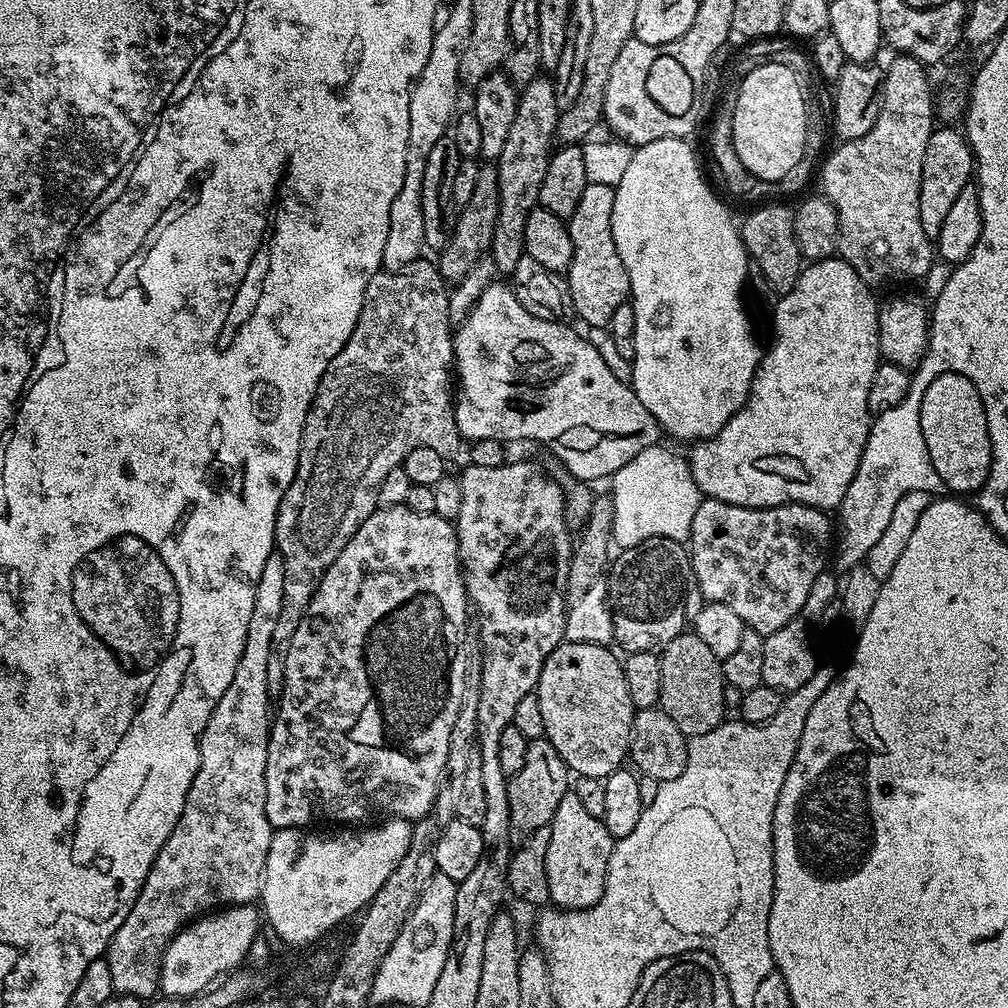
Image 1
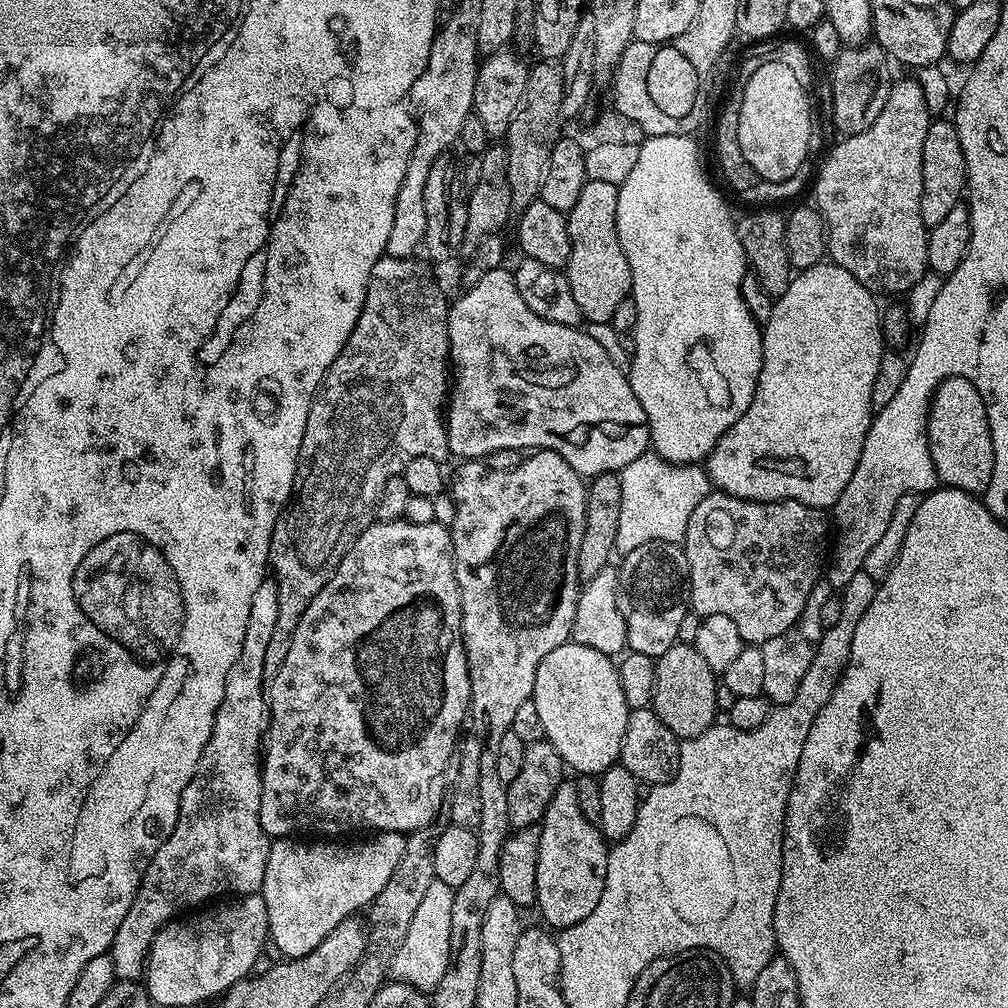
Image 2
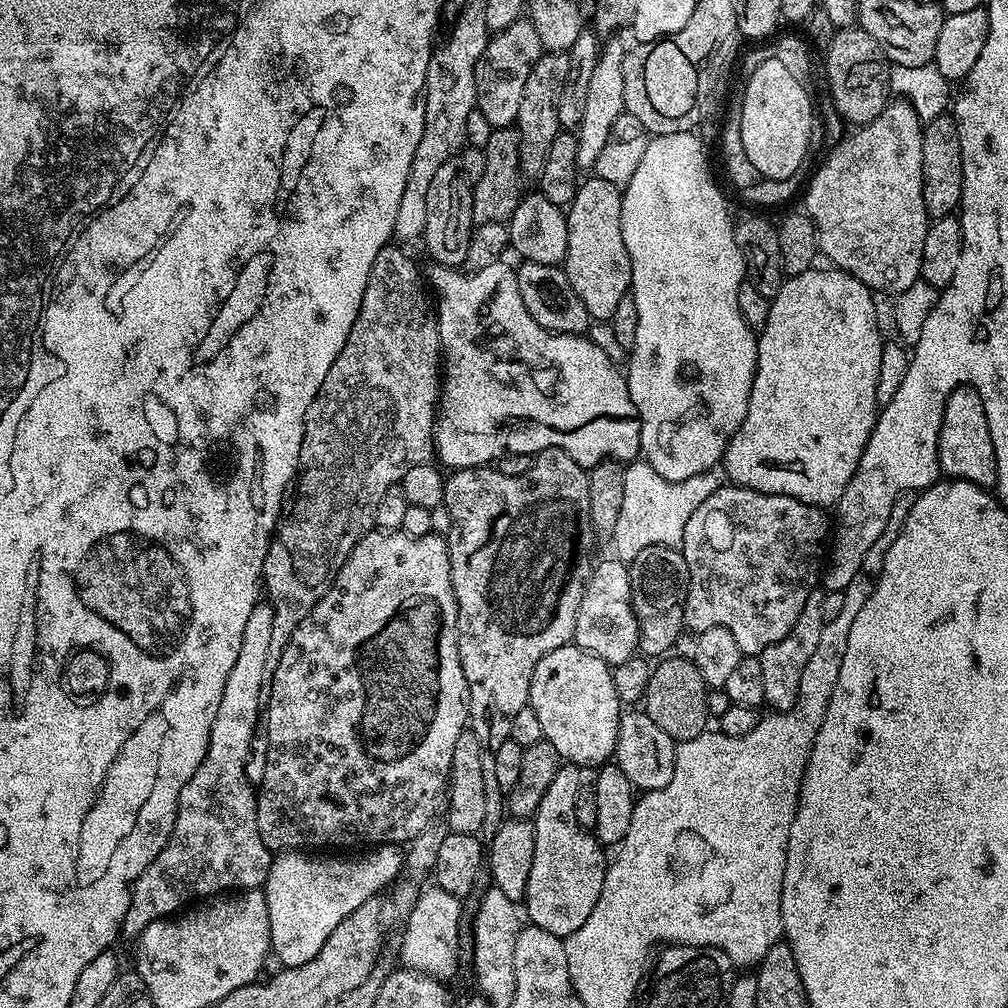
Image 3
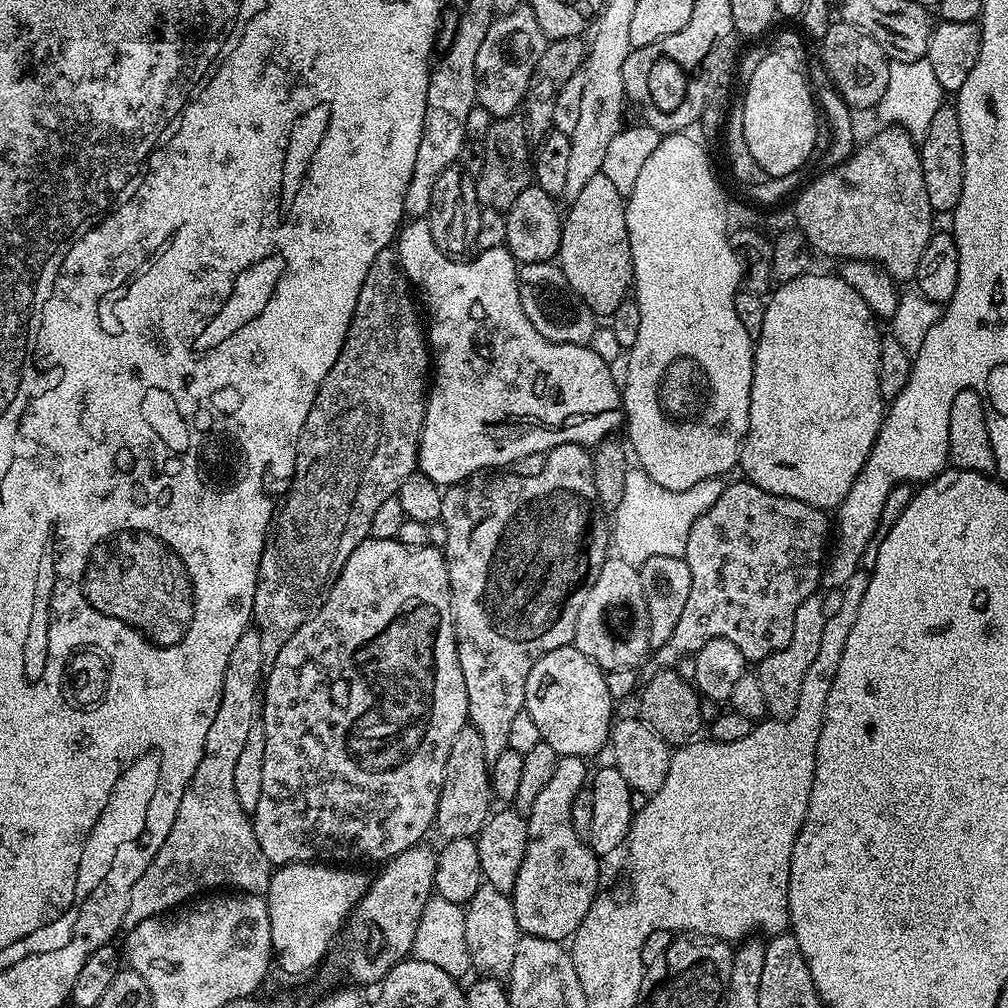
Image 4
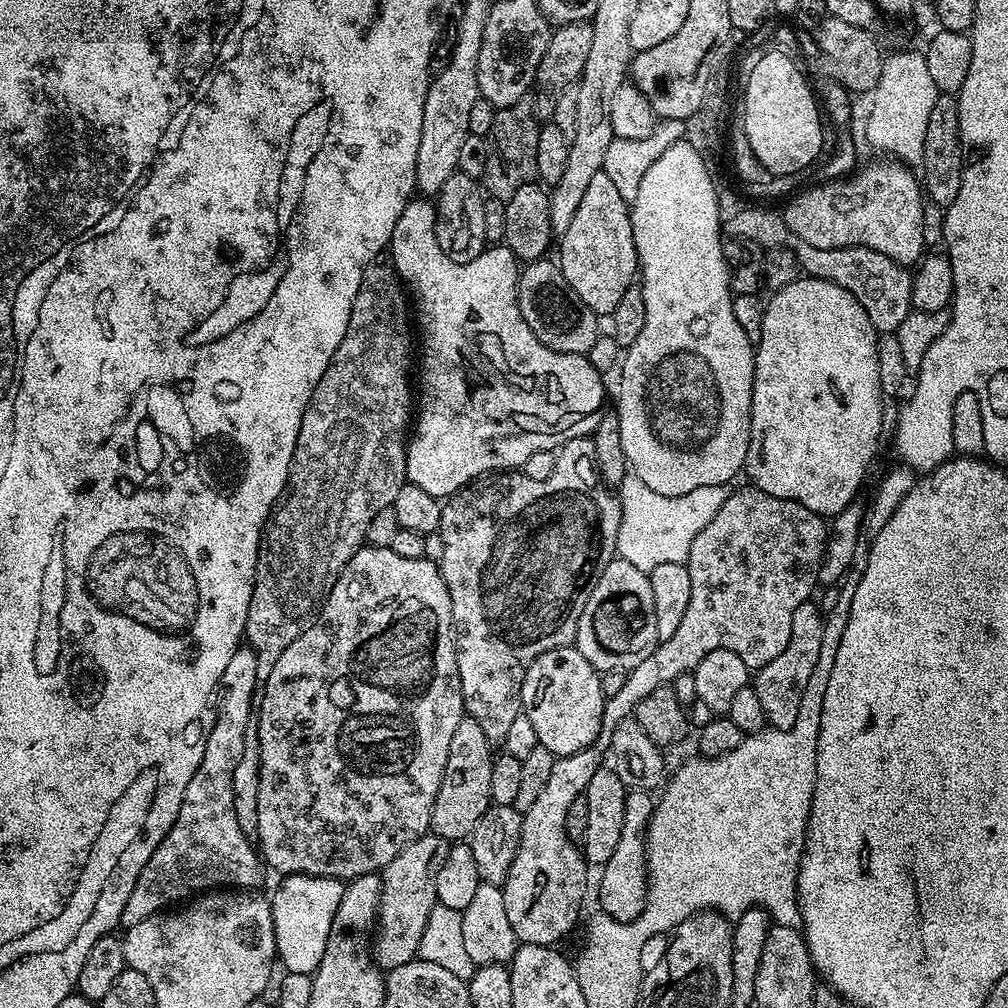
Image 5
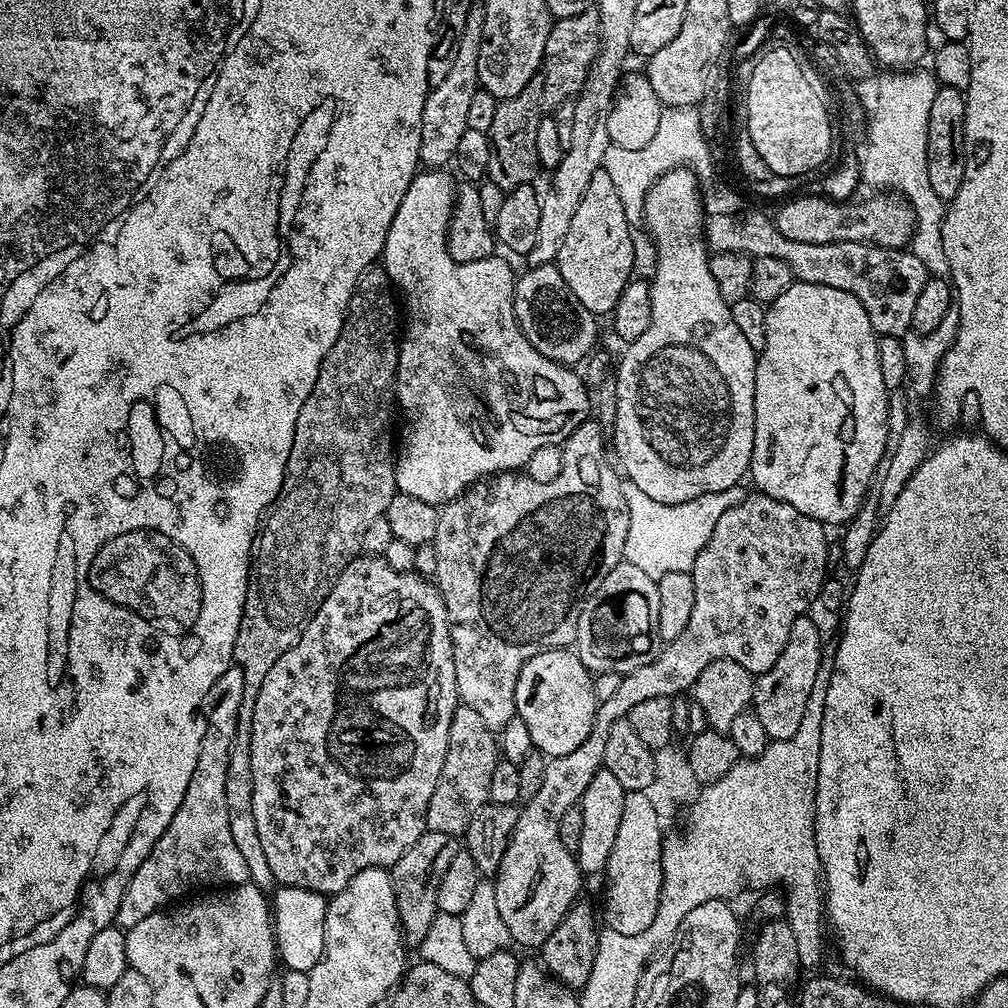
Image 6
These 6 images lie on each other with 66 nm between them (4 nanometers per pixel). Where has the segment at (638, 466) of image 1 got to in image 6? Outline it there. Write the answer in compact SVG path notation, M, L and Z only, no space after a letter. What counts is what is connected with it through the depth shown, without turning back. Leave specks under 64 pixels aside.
M625 483L626 506L630 510L630 530L626 534L624 560L657 578L671 572L691 572L702 546L710 542L710 534L714 534L718 518L722 518L722 514L726 514L730 506L738 506L738 502L744 500L744 487L743 483L739 483L730 486L730 490L702 494L690 502L663 504L651 500L643 490L638 490L638 486Z

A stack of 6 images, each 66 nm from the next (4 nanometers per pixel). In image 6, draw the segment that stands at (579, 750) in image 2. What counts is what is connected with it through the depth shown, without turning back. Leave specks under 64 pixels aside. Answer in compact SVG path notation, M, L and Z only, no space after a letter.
M571 647L555 648L542 654L534 654L534 658L530 658L526 666L522 666L516 687L516 715L522 718L522 722L526 722L526 730L530 730L535 751L543 752L545 757L551 758L570 754L570 750L582 746L586 734L590 734L590 726L594 726L594 714L598 703L592 685L593 679L593 673L588 671Z

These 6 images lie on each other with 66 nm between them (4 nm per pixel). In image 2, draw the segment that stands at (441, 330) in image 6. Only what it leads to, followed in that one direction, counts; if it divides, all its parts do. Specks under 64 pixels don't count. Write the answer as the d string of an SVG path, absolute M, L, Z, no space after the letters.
M501 266L482 274L476 284L467 285L457 300L451 301L448 309L448 355L450 357L450 395L446 400L446 427L448 429L448 451L453 457L463 458L464 460L474 460L485 458L491 452L502 450L503 448L517 448L519 450L554 450L574 466L576 473L585 478L591 478L602 474L603 472L619 473L620 469L630 466L634 458L643 456L649 451L650 441L648 439L648 415L642 410L642 402L632 389L632 383L629 382L625 369L614 366L614 361L594 338L586 330L579 327L571 328L562 326L558 322L546 322L538 318L522 302L522 294L518 294L516 282L511 271L507 272L507 267Z

